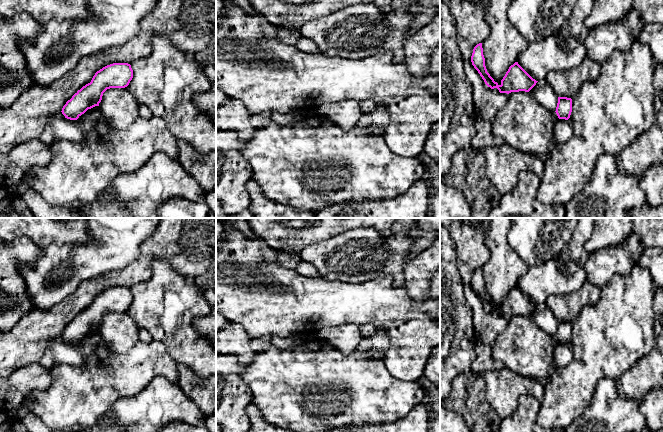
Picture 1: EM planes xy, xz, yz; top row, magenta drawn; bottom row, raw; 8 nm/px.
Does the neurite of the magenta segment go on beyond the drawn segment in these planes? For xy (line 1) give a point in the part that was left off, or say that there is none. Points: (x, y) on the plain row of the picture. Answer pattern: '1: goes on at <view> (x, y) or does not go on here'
1: does not go on here

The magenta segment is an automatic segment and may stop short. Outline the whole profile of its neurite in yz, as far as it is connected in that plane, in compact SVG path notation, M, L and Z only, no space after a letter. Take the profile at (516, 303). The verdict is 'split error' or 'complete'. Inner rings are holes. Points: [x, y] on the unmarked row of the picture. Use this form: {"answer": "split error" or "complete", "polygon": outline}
{"answer": "complete", "polygon": "M482 267L477 268L471 280L471 286L485 308L491 313L497 312L500 317L525 315L529 316L538 305L533 303L519 288L511 289L499 309L487 296Z"}

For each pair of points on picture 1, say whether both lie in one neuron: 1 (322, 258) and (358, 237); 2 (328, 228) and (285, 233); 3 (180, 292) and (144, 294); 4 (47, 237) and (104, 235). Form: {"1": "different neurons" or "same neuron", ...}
{"1": "same neuron", "2": "same neuron", "3": "same neuron", "4": "different neurons"}

